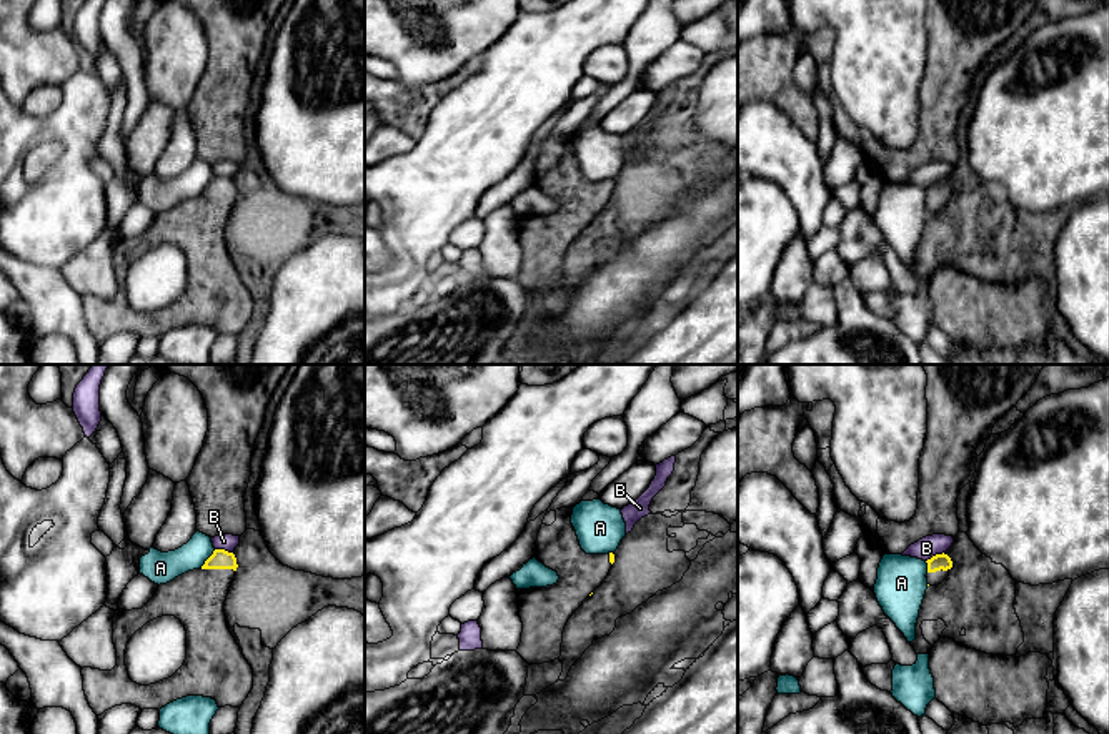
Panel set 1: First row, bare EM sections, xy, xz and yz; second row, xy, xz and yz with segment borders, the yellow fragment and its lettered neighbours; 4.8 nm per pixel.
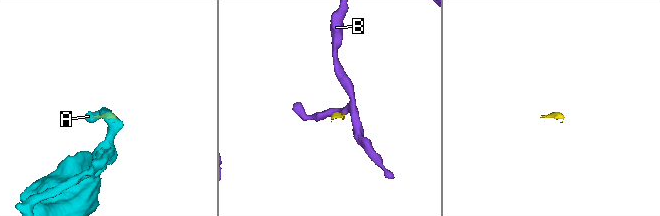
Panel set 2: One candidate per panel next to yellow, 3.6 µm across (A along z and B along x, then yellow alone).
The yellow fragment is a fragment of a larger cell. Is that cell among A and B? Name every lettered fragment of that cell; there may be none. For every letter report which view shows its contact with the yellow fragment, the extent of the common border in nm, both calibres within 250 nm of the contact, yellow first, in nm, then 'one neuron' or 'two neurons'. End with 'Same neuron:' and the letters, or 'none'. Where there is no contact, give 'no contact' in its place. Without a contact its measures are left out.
A: meets yellow in xy; contact 120 nm long; 100 nm thick on the yellow side, 160 nm on the other; two neurons
B: meets yellow in xy; contact 90 nm long; 100 nm thick on the yellow side, 80 nm on the other; two neurons
Same neuron: none

